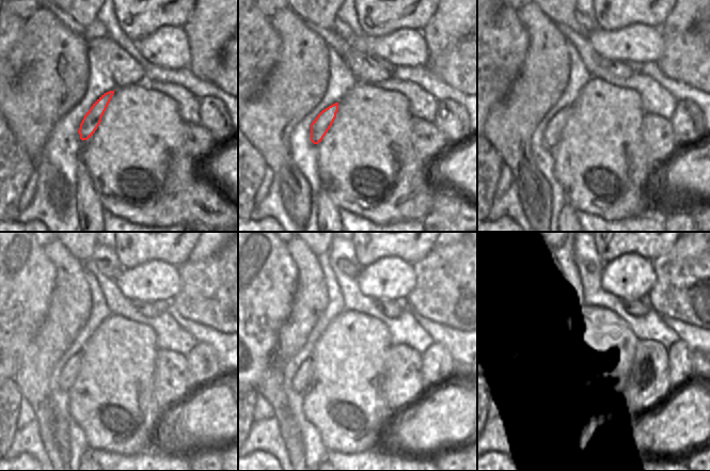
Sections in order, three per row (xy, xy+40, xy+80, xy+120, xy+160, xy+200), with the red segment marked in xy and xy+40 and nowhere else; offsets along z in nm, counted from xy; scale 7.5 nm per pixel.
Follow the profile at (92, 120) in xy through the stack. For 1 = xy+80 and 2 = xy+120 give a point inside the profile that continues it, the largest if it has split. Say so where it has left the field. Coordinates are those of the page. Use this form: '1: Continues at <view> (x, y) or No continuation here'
1: Continues at xy+80 (555, 125)
2: Continues at xy+120 (69, 372)

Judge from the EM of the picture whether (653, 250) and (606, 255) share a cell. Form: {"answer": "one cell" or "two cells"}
{"answer": "one cell"}

